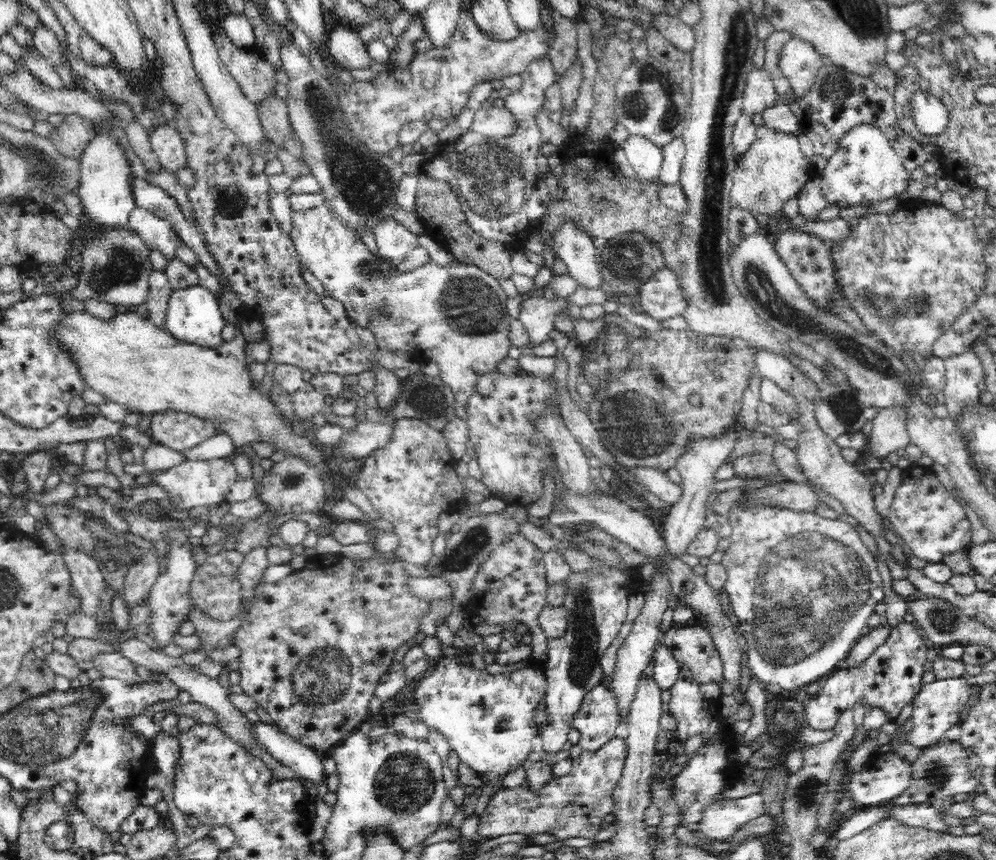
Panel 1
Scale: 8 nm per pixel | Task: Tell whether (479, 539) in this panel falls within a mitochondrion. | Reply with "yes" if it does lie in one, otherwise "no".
yes

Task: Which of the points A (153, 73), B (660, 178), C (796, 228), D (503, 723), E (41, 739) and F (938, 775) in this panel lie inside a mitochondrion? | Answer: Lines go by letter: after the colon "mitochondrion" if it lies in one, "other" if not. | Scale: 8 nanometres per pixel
A: other
B: other
C: other
D: mitochondrion
E: mitochondrion
F: mitochondrion

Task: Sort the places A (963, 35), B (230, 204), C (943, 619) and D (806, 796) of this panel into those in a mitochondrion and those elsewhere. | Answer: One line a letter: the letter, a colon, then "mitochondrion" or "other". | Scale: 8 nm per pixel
A: other
B: mitochondrion
C: mitochondrion
D: mitochondrion

